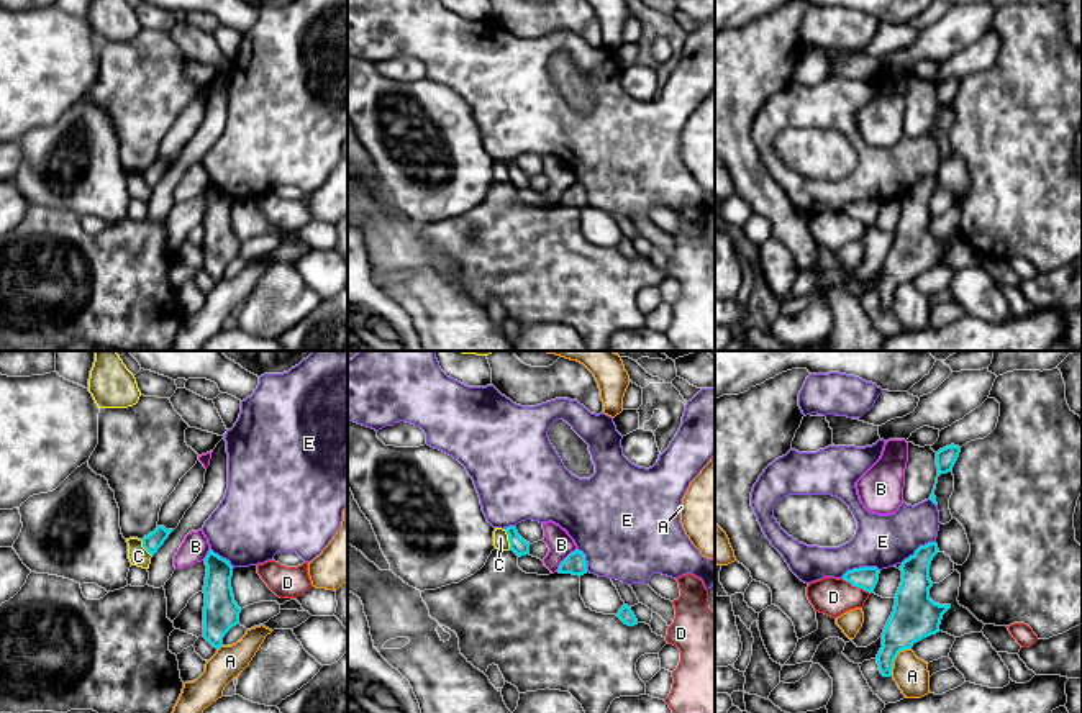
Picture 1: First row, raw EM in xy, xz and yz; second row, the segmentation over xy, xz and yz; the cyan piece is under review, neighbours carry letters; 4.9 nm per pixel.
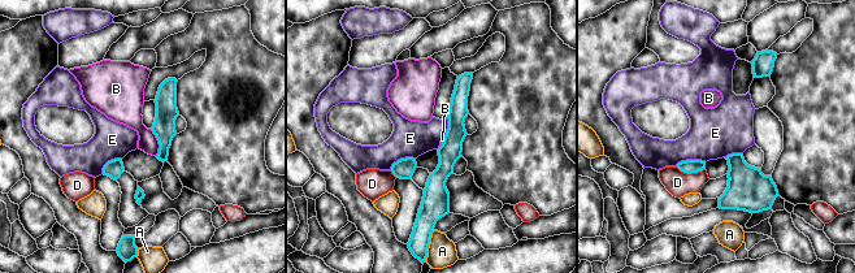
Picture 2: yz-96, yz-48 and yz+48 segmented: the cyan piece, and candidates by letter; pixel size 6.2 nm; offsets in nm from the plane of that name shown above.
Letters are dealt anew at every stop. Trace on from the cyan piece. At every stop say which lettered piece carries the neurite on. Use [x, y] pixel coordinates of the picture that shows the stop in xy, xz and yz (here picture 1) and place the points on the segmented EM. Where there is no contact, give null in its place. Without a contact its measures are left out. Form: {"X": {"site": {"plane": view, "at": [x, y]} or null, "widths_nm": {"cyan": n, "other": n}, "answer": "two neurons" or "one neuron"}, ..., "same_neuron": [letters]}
{"A": {"site": {"plane": "yz", "at": [894, 659]}, "widths_nm": {"cyan": 220, "other": 170}, "answer": "two neurons"}, "B": {"site": {"plane": "xz", "at": [564, 559]}, "widths_nm": {"cyan": 110, "other": 120}, "answer": "two neurons"}, "C": {"site": {"plane": "xz", "at": [509, 538]}, "widths_nm": {"cyan": 80, "other": 80}, "answer": "two neurons"}, "D": {"site": {"plane": "yz", "at": [856, 585]}, "widths_nm": {"cyan": 110, "other": 190}, "answer": "two neurons"}, "E": {"site": {"plane": "yz", "at": [859, 567]}, "widths_nm": {"cyan": 110, "other": 260}, "answer": "two neurons"}, "same_neuron": []}

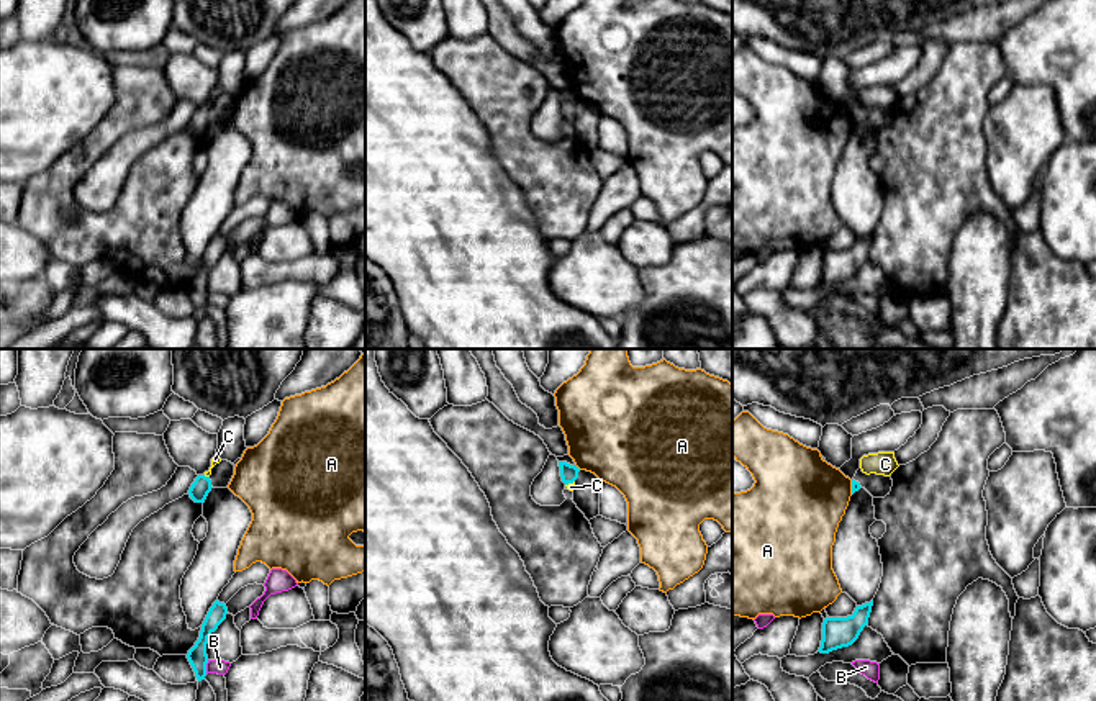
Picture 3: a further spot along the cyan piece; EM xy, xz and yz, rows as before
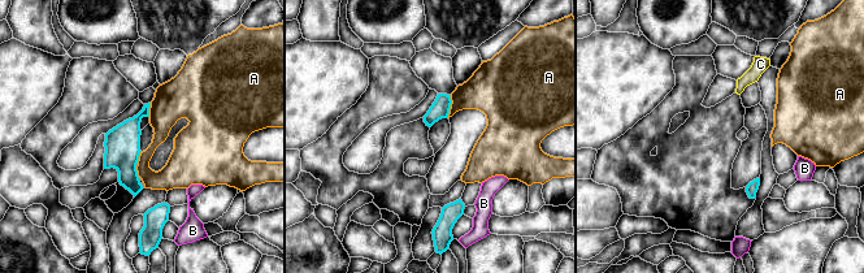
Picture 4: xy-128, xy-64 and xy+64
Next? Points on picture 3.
{"A": {"site": {"plane": "yz", "at": [852, 487]}, "widths_nm": {"cyan": 50, "other": 420}, "answer": "two neurons"}, "B": {"site": {"plane": "xy", "at": [205, 667]}, "widths_nm": {"cyan": 100, "other": 70}, "answer": "two neurons"}, "C": {"site": {"plane": "xz", "at": [569, 482]}, "widths_nm": {"cyan": 90, "other": 40}, "answer": "one neuron"}, "same_neuron": ["C"]}

